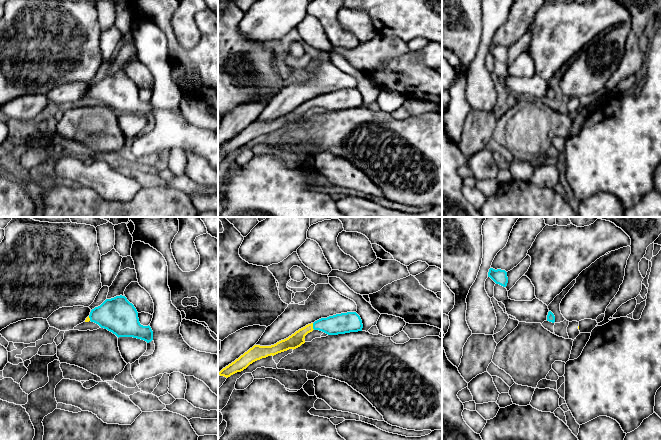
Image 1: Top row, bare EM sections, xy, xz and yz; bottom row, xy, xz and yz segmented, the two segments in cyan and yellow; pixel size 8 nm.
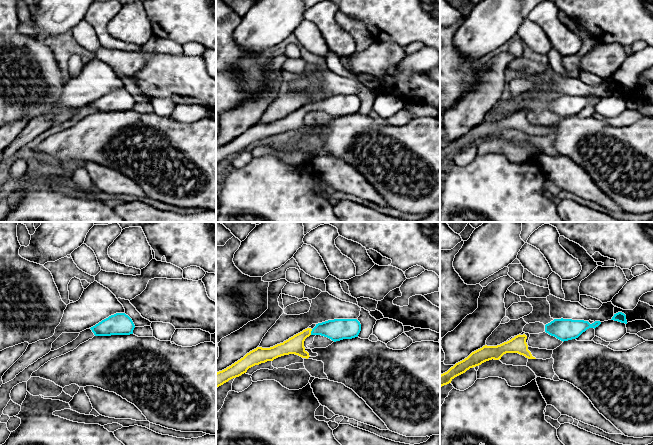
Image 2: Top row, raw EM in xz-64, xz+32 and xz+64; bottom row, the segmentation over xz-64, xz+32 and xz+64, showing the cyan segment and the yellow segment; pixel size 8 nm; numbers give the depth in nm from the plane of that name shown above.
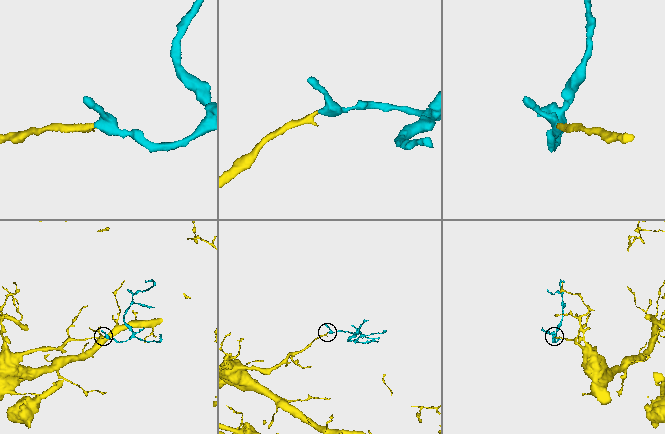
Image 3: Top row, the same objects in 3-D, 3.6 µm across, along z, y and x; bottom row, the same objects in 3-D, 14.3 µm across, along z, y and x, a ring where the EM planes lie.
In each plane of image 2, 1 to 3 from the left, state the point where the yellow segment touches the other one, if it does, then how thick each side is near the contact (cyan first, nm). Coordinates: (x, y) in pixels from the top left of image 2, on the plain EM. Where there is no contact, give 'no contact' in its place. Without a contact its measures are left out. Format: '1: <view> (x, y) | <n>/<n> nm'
1: no contact
2: xz+32 (311, 108) | 180/140 nm
3: no contact

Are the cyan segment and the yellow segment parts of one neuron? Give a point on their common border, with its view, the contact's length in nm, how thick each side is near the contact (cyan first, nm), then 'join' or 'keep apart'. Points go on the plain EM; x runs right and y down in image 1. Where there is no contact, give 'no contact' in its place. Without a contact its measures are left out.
meets cyan in xz at (313, 102); contact 60 nm long; 160 nm thick on the cyan side, 120 nm on the other; join

